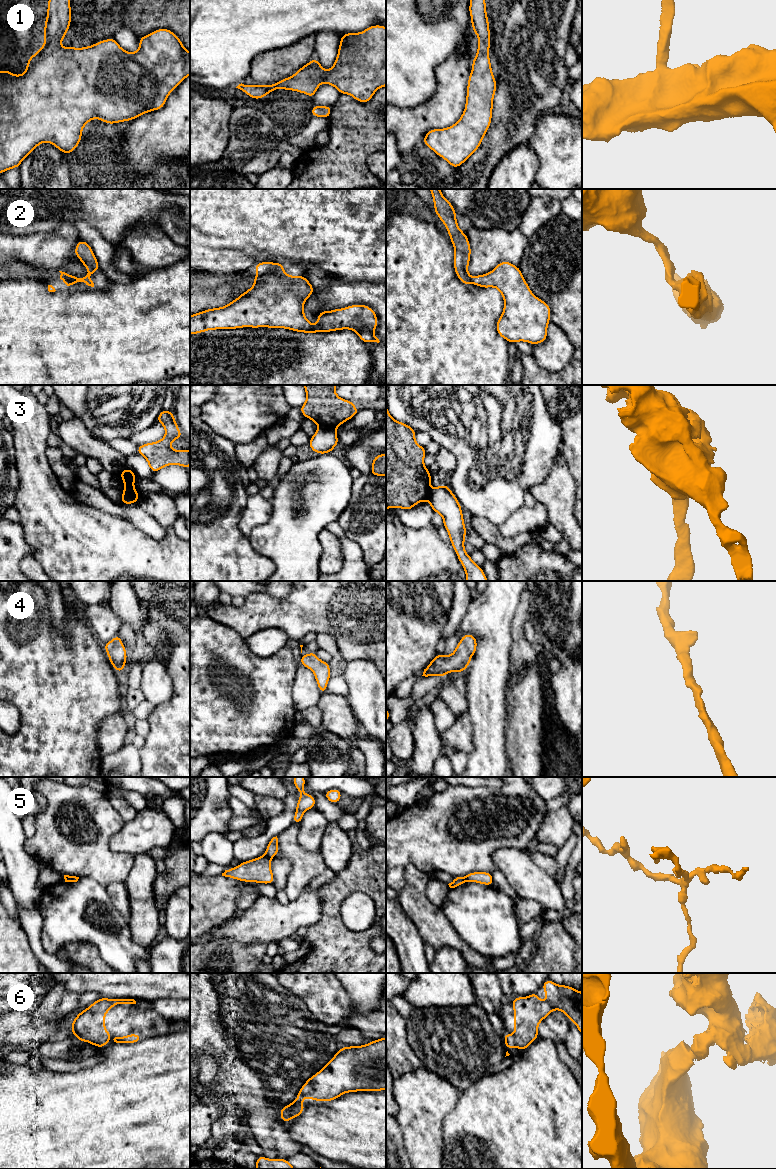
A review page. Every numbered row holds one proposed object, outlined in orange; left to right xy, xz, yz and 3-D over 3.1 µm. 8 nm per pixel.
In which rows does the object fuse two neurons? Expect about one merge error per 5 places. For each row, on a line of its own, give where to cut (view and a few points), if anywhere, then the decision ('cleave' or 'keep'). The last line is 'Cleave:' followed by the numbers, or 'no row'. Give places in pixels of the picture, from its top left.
1: no cut; keep
2: no cut; keep
3: cut in xz along (320, 425), (334, 428); cleave
4: no cut; keep
5: cut in xz along (265, 854), (270, 859); cleave
6: no cut; keep
Cleave: 3, 5

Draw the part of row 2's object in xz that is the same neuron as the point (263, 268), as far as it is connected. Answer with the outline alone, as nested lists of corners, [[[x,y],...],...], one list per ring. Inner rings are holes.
[[[265,261],[255,264],[254,267],[258,275],[256,277],[252,277],[254,279],[254,285],[250,289],[242,293],[235,300],[231,301],[228,305],[219,308],[207,309],[190,316],[190,335],[199,334],[208,330],[238,329],[243,327],[285,328],[287,330],[302,333],[332,332],[336,330],[349,329],[356,332],[360,340],[364,343],[380,342],[374,334],[374,330],[376,329],[378,324],[378,318],[375,311],[369,306],[356,304],[341,309],[321,311],[318,314],[317,325],[314,326],[311,322],[307,320],[304,314],[304,302],[314,292],[314,287],[305,278],[304,275],[294,277],[290,274],[284,273],[283,269],[285,267],[285,264],[282,263]]]

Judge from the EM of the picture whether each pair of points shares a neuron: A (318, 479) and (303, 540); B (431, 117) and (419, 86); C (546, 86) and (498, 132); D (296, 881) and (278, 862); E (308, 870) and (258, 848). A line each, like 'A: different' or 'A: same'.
A: same
B: different
C: same
D: different
E: different

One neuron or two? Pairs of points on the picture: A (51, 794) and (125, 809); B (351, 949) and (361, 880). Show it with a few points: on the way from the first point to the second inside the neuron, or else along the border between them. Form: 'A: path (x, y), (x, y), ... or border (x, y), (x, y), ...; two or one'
A: border (106, 793), (112, 807), (125, 821); two
B: path (333, 930), (333, 900), (342, 891); one

